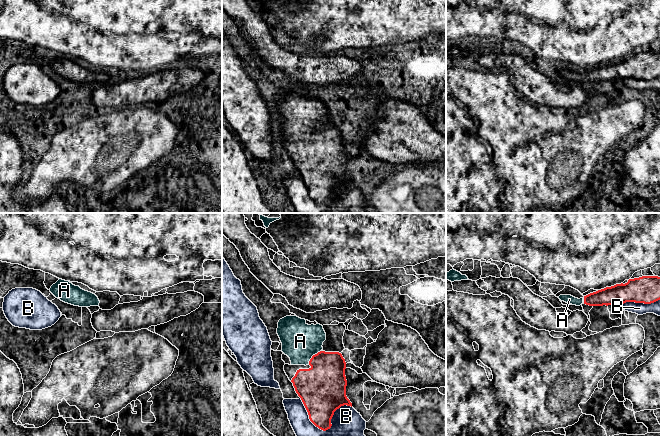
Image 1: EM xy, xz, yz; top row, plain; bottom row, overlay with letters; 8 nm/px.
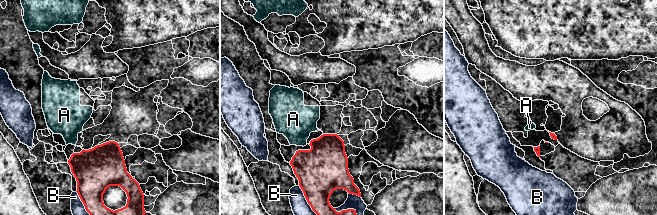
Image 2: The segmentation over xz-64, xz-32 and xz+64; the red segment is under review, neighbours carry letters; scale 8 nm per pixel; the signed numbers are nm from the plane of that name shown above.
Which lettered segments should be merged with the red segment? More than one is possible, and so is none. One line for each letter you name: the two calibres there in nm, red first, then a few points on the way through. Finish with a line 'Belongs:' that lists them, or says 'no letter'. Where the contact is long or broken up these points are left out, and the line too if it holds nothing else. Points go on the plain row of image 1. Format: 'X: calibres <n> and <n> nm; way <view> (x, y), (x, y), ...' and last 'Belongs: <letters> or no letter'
A: calibres 360 and 300 nm; way xz (323, 161), (323, 143), (312, 132), (300, 117)
Belongs: A

